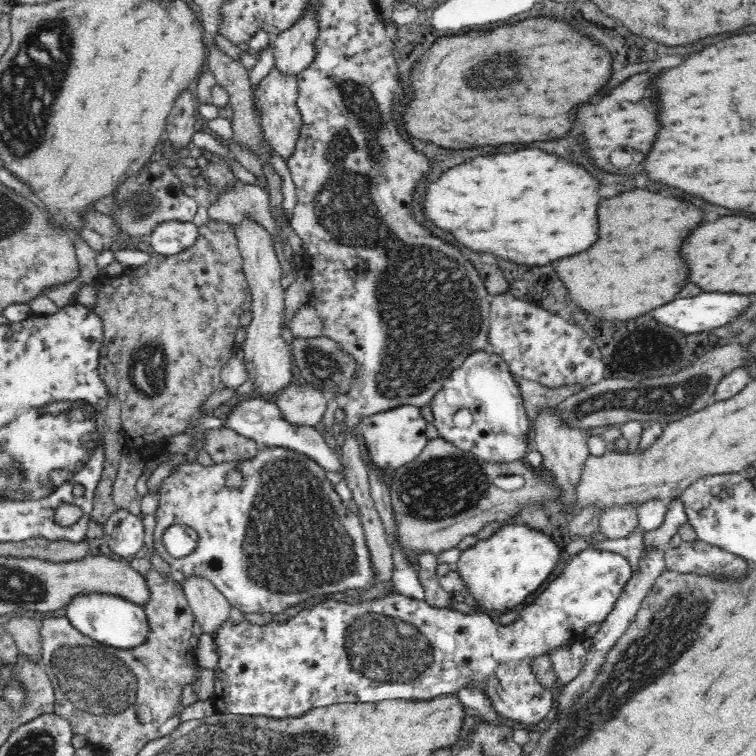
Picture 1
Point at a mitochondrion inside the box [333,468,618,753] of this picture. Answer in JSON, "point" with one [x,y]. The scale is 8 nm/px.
{"point":[382,649]}

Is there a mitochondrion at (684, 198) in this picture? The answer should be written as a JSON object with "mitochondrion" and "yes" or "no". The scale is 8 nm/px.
{"mitochondrion":"no"}

